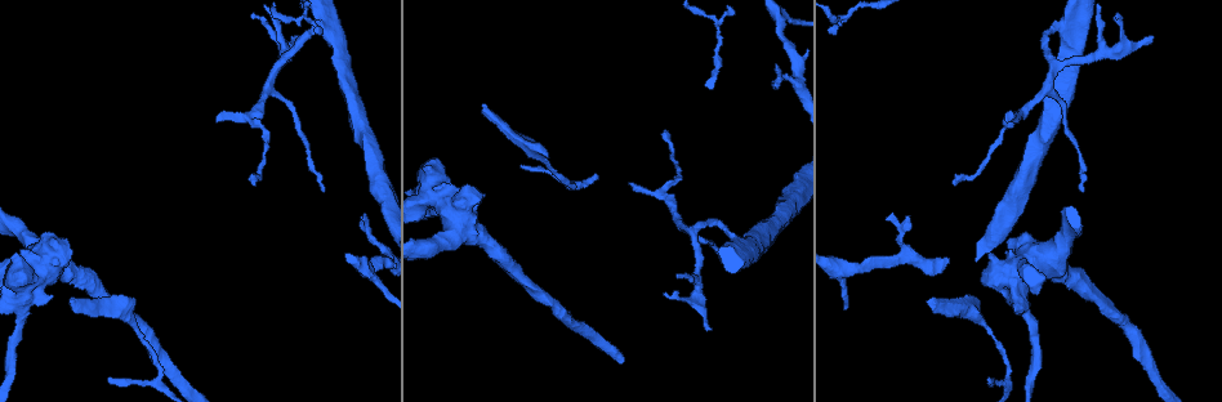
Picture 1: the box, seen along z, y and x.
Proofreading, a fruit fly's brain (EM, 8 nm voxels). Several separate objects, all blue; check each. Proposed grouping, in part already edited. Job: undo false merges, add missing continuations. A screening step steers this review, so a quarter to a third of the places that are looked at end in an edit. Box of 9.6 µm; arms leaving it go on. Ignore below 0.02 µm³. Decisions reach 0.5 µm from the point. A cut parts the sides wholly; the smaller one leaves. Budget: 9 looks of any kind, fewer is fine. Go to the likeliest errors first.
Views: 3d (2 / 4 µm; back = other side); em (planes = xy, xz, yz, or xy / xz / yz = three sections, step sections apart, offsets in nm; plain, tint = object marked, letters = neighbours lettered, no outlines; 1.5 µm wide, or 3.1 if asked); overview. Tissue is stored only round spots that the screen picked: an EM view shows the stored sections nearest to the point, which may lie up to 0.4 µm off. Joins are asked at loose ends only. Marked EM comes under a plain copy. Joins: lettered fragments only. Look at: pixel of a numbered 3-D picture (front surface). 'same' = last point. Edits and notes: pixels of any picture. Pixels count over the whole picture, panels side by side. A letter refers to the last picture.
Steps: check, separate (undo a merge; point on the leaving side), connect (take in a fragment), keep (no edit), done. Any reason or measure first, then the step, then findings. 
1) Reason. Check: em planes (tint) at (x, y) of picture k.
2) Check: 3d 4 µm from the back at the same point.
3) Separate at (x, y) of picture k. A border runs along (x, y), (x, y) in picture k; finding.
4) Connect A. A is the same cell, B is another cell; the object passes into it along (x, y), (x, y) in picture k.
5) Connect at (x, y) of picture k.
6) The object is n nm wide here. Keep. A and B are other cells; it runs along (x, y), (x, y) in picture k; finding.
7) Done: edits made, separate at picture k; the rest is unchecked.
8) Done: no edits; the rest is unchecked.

An open end. Check: 3d 4 µm at (926, 301) of picture 1.

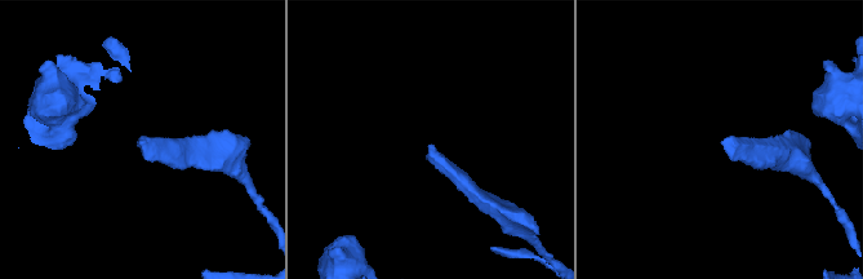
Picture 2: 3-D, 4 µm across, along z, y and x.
Need the tissue. Check: em xz step 8 (letters) at (431, 145) of picture 2.

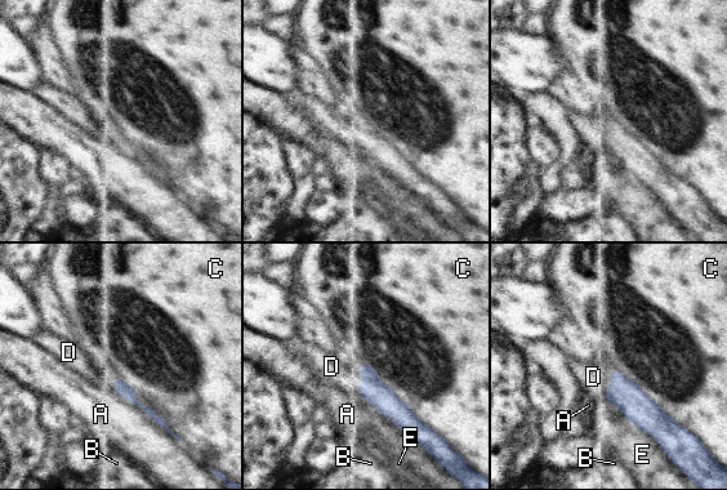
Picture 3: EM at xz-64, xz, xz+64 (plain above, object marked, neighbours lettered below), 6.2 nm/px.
Connect D. D is the same cell, A, B, C and E are other cells; the object passes into it along (638, 408), (610, 383), (594, 378) in picture 3; the neuron continues.

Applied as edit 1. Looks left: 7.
Check: overview.

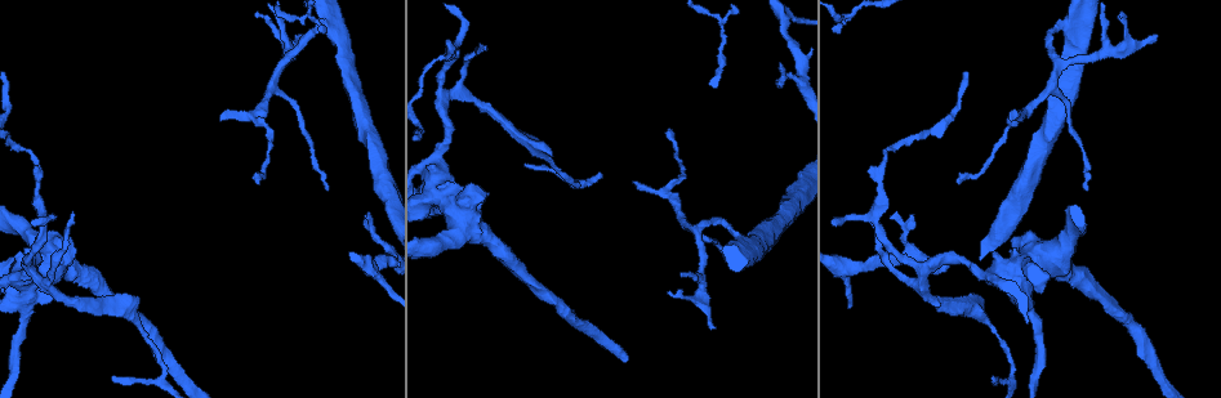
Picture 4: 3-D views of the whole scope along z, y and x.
Check: 3d 2 µm at (327, 187) of picture 4.

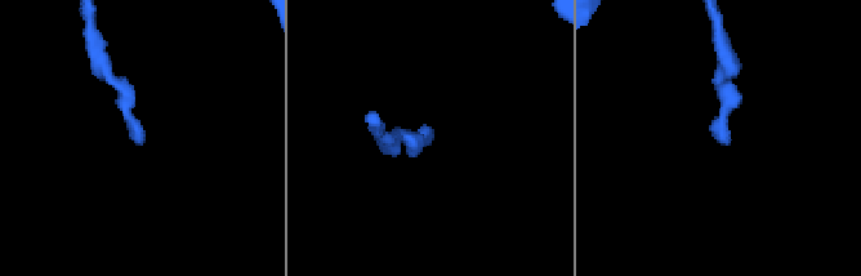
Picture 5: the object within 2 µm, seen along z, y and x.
Check: em planes (letters) at (428, 143) of picture 5.

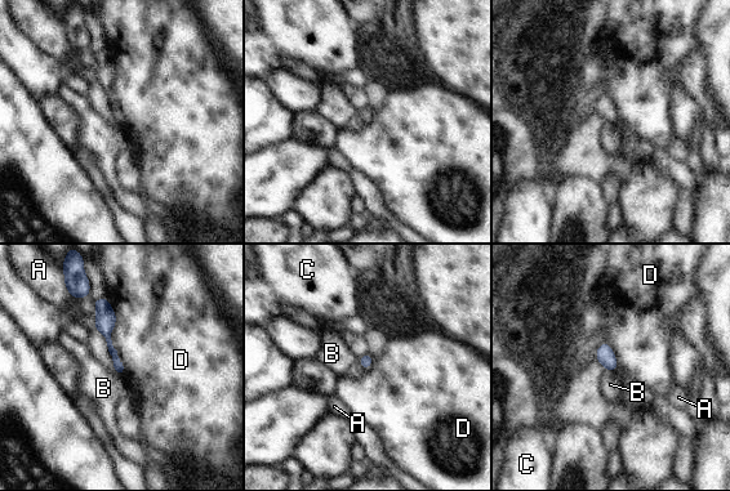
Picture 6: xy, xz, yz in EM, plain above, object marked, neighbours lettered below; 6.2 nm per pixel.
Keep. A, B, C and D are other cells; a border runs along (105, 297), (123, 371) in picture 6; no lettered fragment goes on from it.

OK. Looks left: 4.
Thin end. Check: em xy step 4 (letters) at (369, 218) of picture 4.

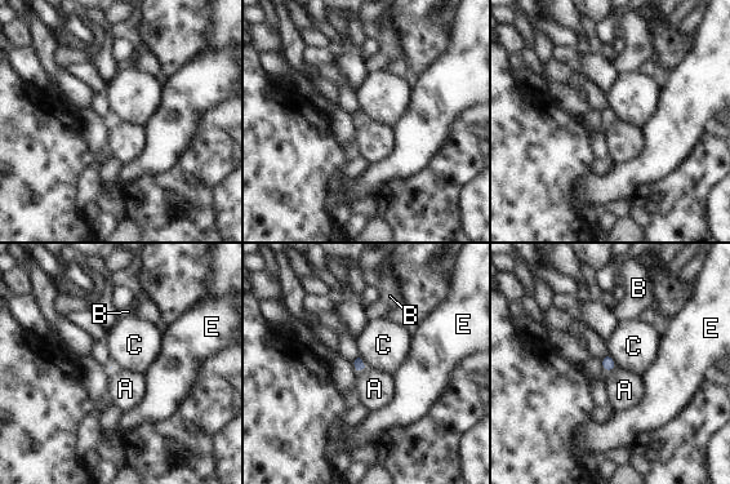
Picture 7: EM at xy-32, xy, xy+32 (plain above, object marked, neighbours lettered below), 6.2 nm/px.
Check: em planes (letters) at the same point.

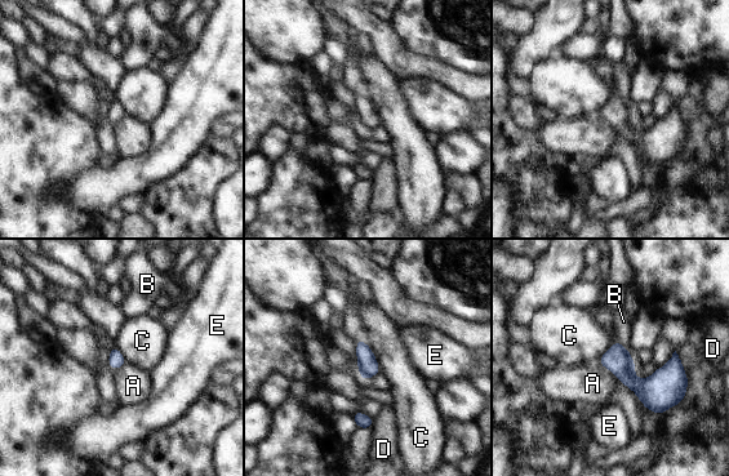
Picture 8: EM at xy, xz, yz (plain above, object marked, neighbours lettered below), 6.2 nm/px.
The object is 100 nm wide here. Keep. A, B, C, D and E are other cells; a border runs along (598, 363), (608, 368), (619, 379) in picture 8; no lettered fragment goes on from it.

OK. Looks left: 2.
Check: em yz step 8 (letters) at (958, 184) of picture 4.

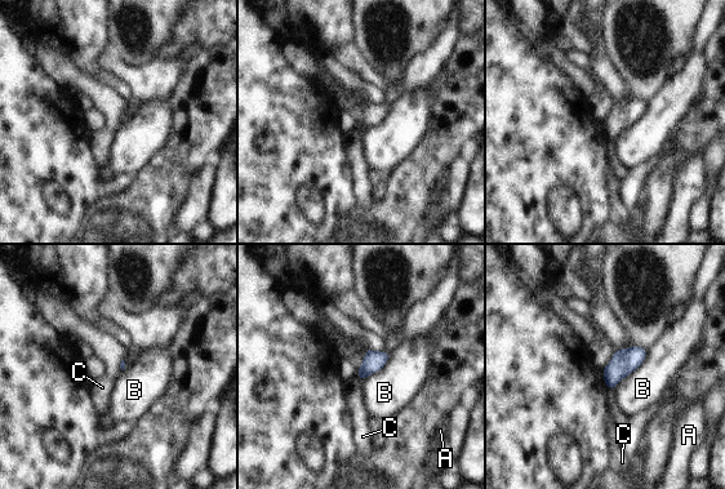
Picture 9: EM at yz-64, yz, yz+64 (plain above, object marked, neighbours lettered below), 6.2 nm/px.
Keep. A, B and C are other cells; no lettered fragment goes on from it.

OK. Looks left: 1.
Done: edits made, connect at picture 3; the rest is unchecked.

